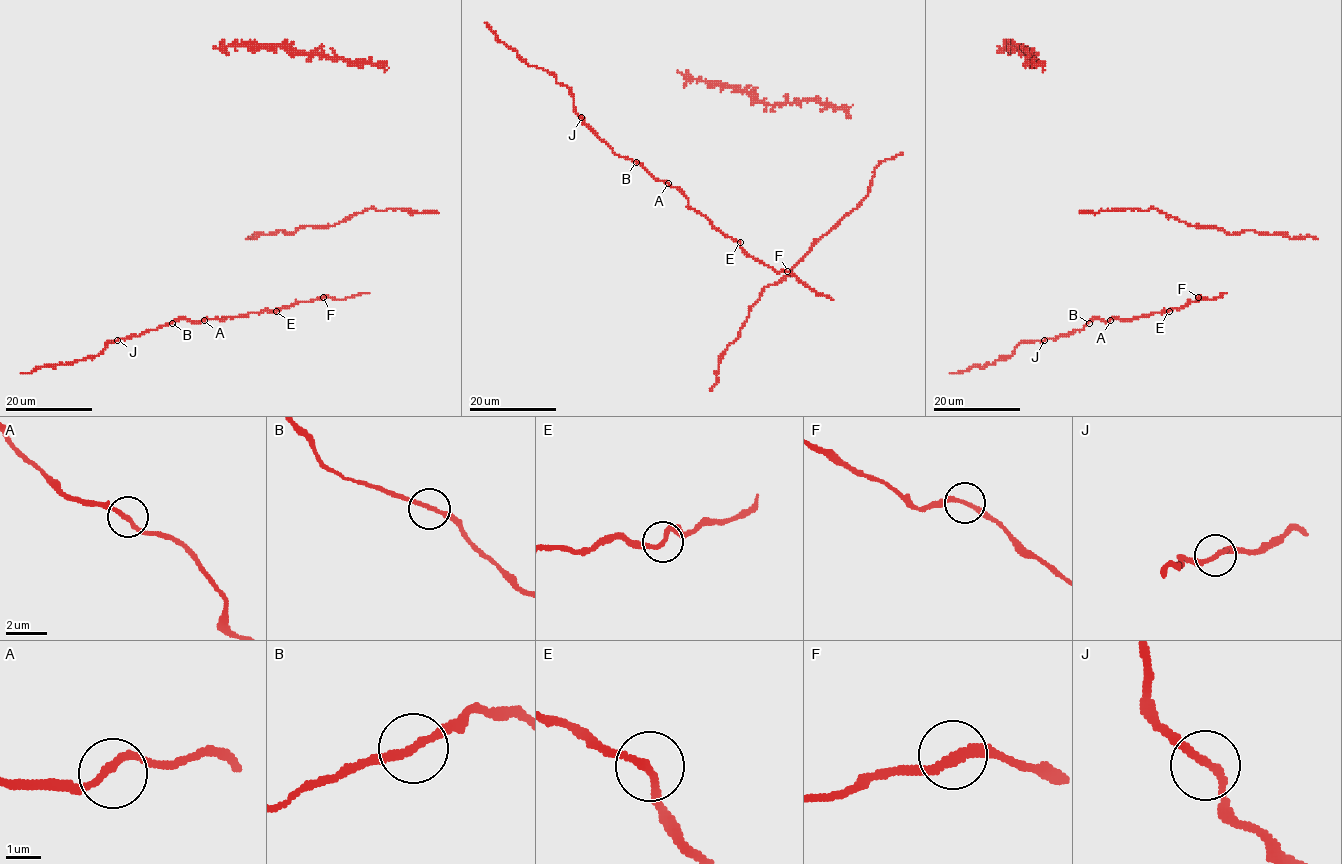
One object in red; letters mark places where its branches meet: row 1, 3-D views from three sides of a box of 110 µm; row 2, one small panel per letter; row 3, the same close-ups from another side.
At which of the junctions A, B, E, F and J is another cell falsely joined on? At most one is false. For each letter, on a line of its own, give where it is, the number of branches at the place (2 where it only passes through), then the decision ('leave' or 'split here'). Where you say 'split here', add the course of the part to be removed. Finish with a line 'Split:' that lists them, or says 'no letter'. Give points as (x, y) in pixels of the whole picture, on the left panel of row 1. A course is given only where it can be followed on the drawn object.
A: (204, 320) | 2 | leave
B: (172, 323) | 2 | leave
E: (276, 311) | 2 | leave
F: (323, 297) | 2 | leave
J: (117, 340) | 2 | leave
Split: no letter

